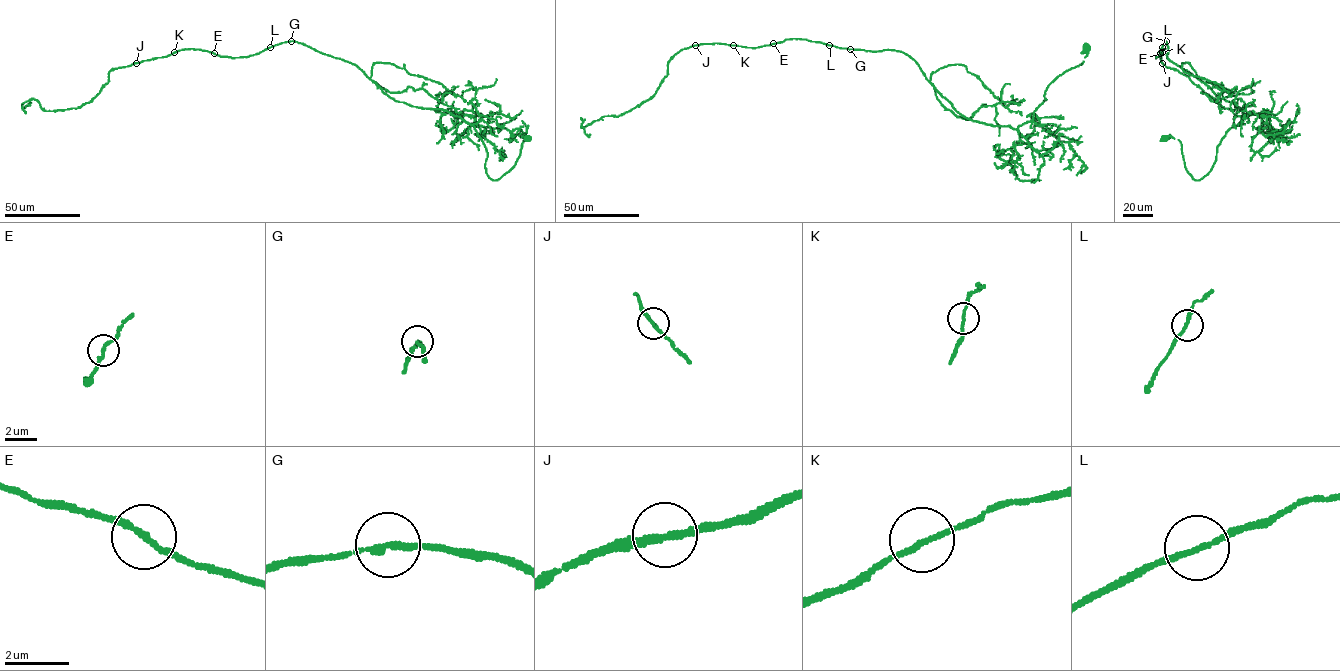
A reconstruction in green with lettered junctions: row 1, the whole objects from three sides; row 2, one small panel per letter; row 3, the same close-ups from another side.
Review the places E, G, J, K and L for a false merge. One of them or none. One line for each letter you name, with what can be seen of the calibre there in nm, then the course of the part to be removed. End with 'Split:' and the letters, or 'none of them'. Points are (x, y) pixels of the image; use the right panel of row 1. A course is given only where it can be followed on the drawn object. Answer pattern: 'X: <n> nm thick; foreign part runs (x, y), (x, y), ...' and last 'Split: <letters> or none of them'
Split: none of them

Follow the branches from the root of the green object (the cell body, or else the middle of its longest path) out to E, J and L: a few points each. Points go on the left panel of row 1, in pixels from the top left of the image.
E: (527, 138), (515, 165), (492, 180), (473, 126), (395, 100), (350, 62), (293, 41), (247, 57), (214, 53)
J: (527, 138), (492, 180), (473, 126), (396, 101), (356, 65), (295, 41), (136, 63)
L: (527, 138), (515, 165), (492, 180), (482, 139), (459, 116), (396, 101), (357, 66), (302, 44), (270, 47)

